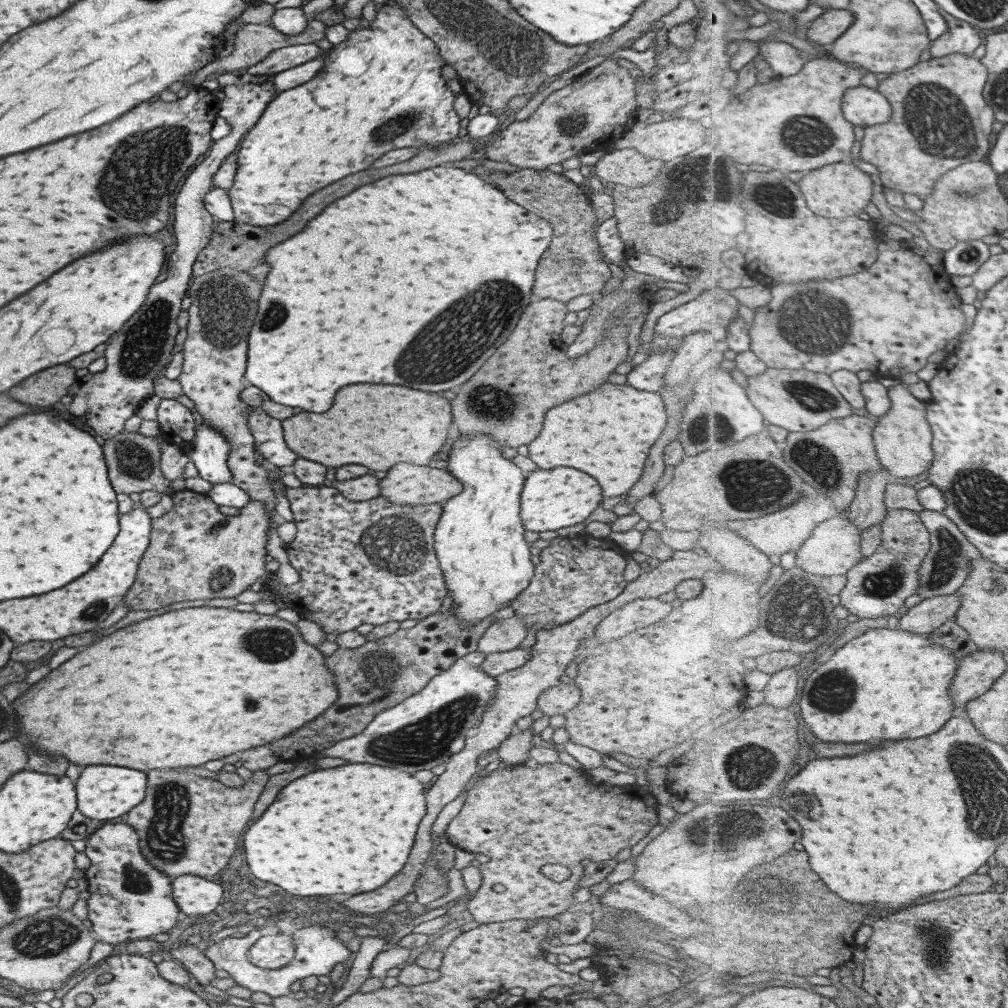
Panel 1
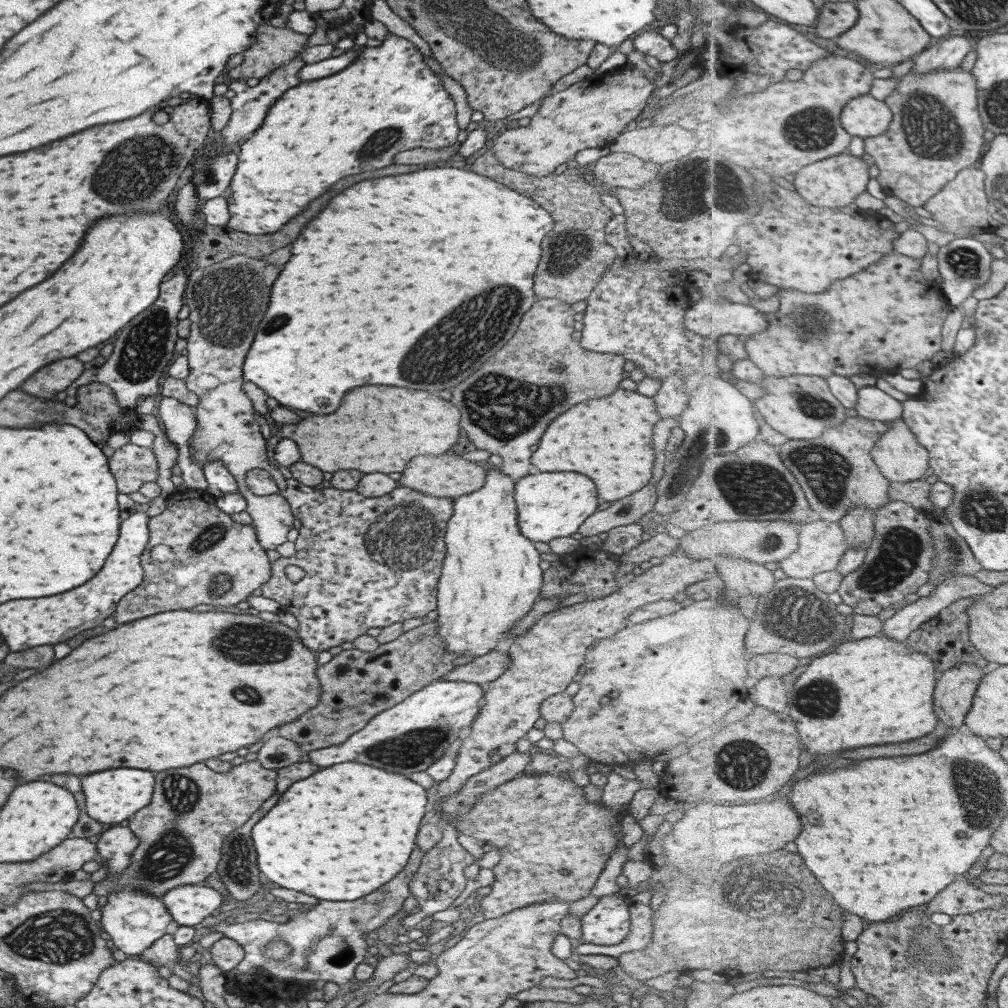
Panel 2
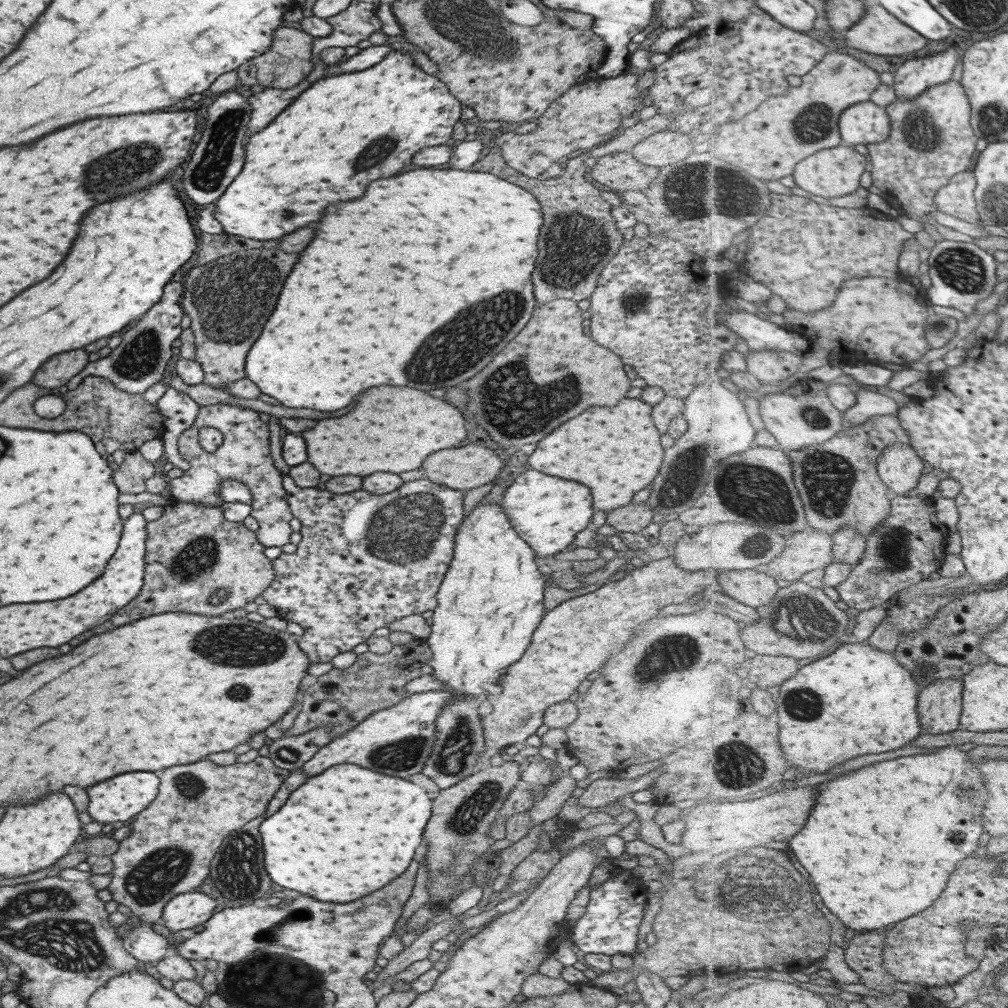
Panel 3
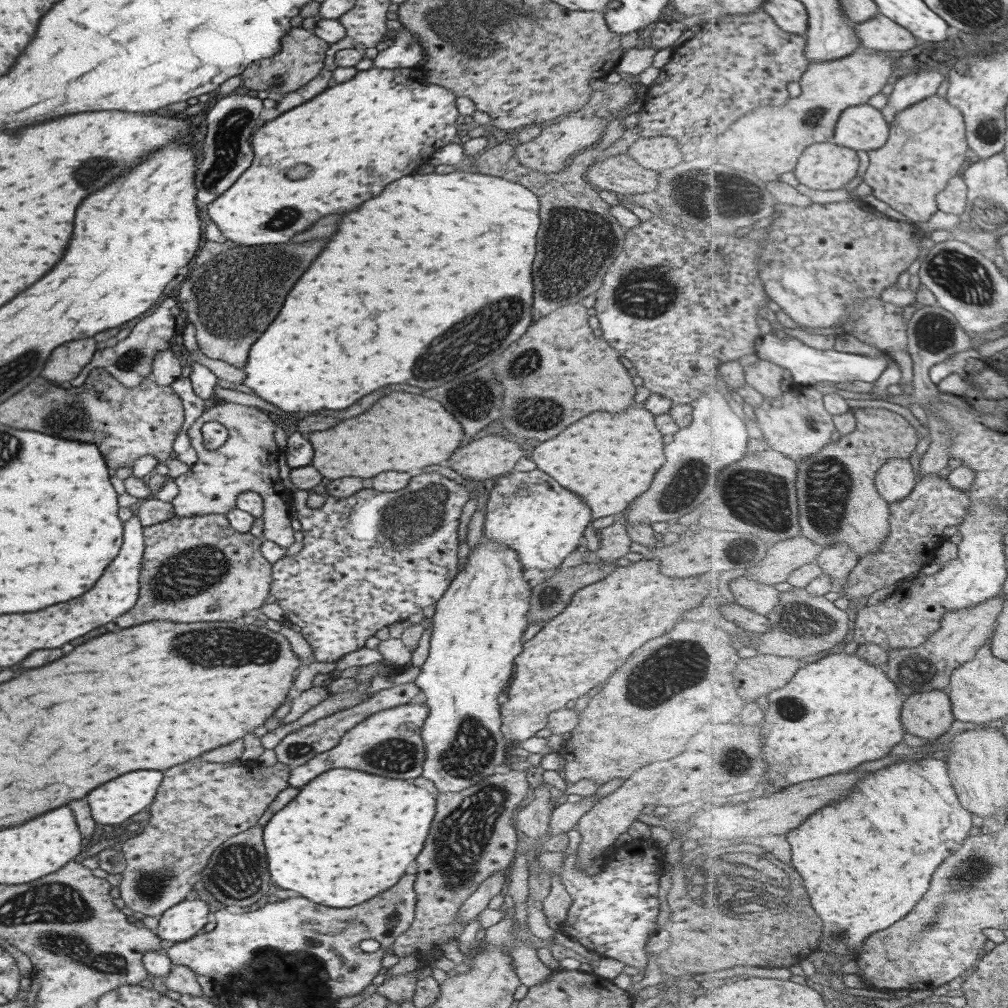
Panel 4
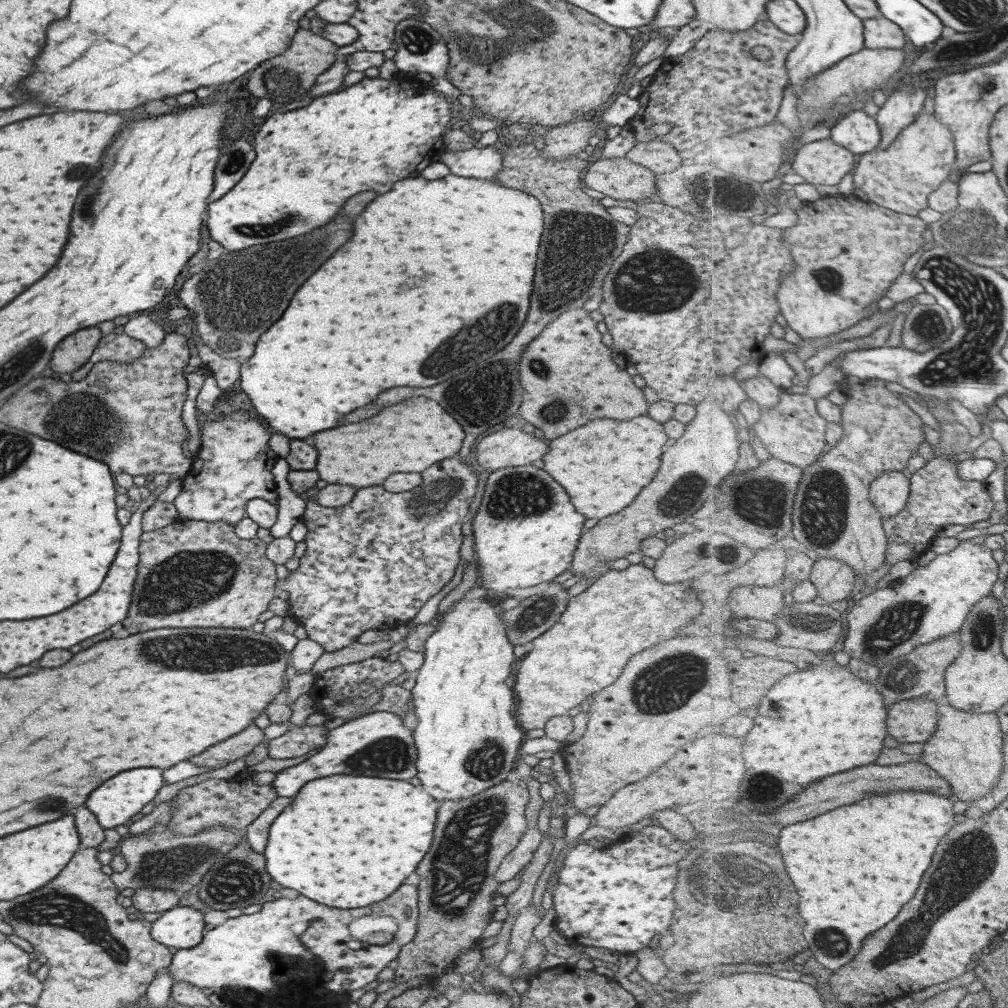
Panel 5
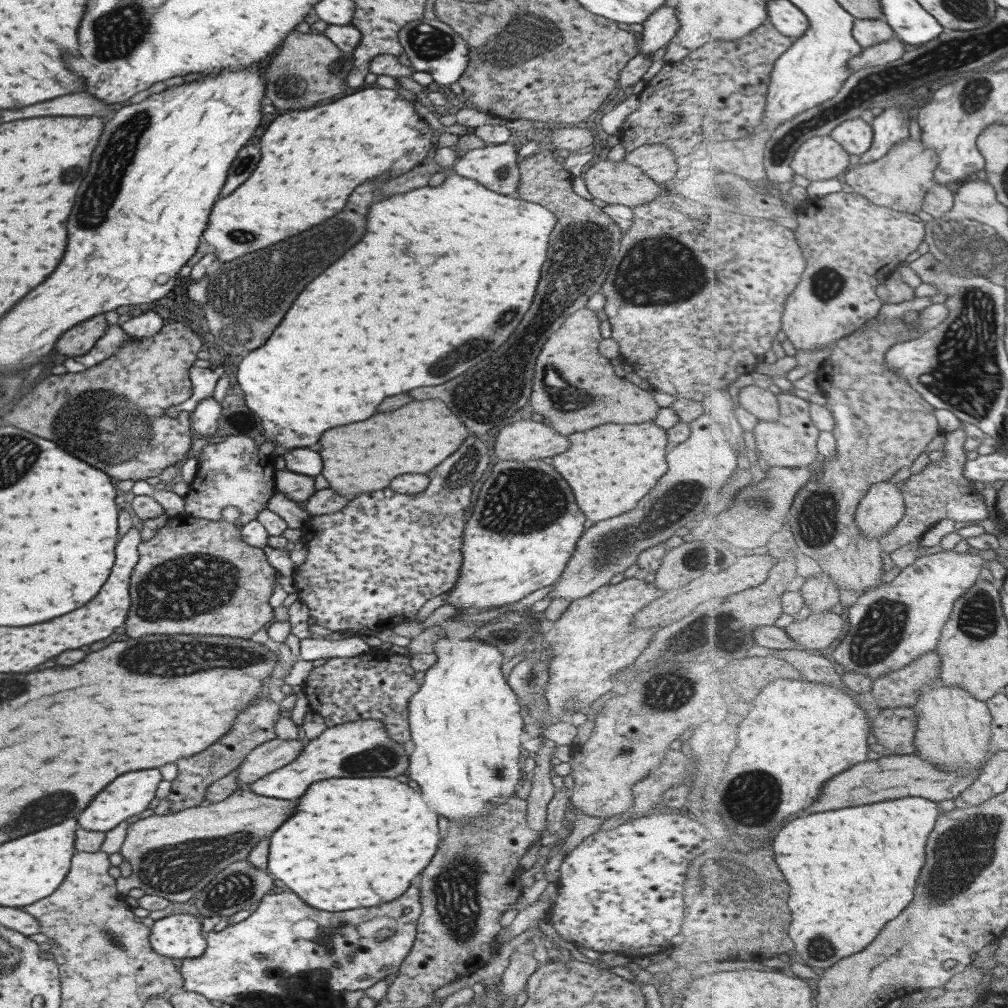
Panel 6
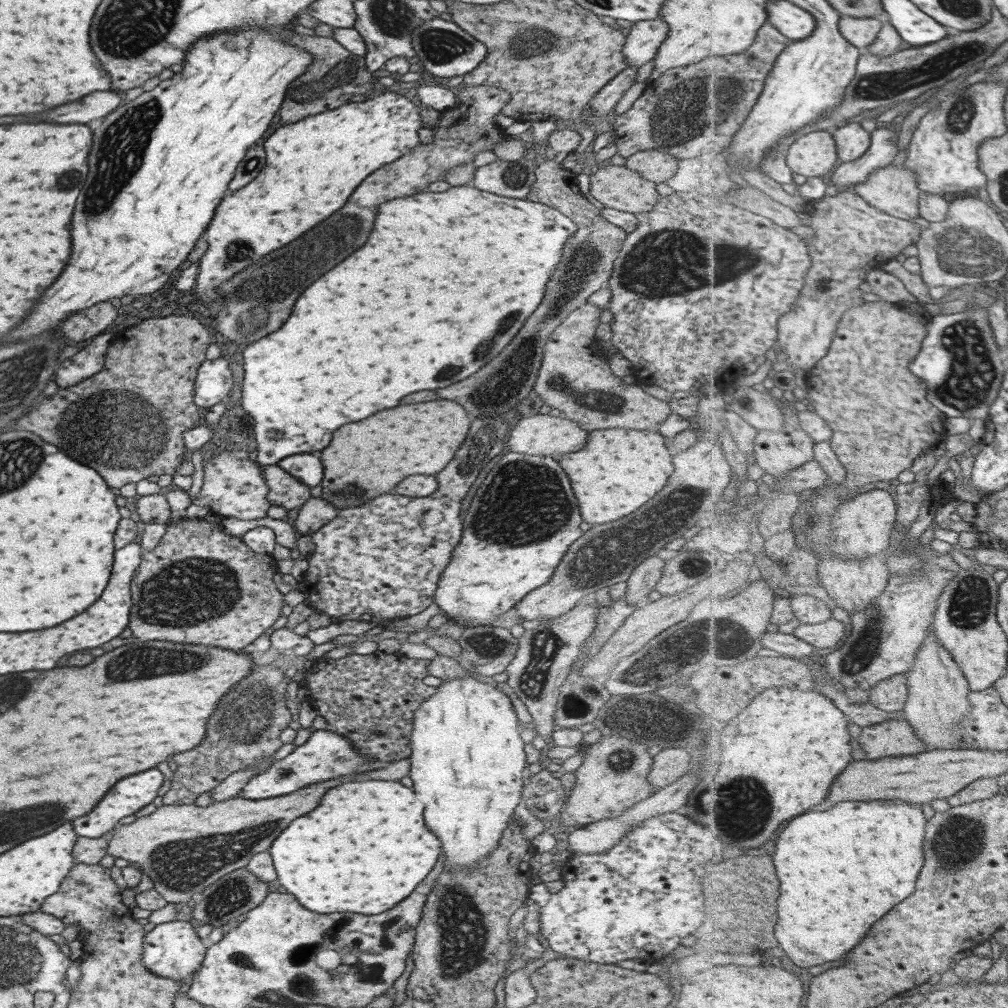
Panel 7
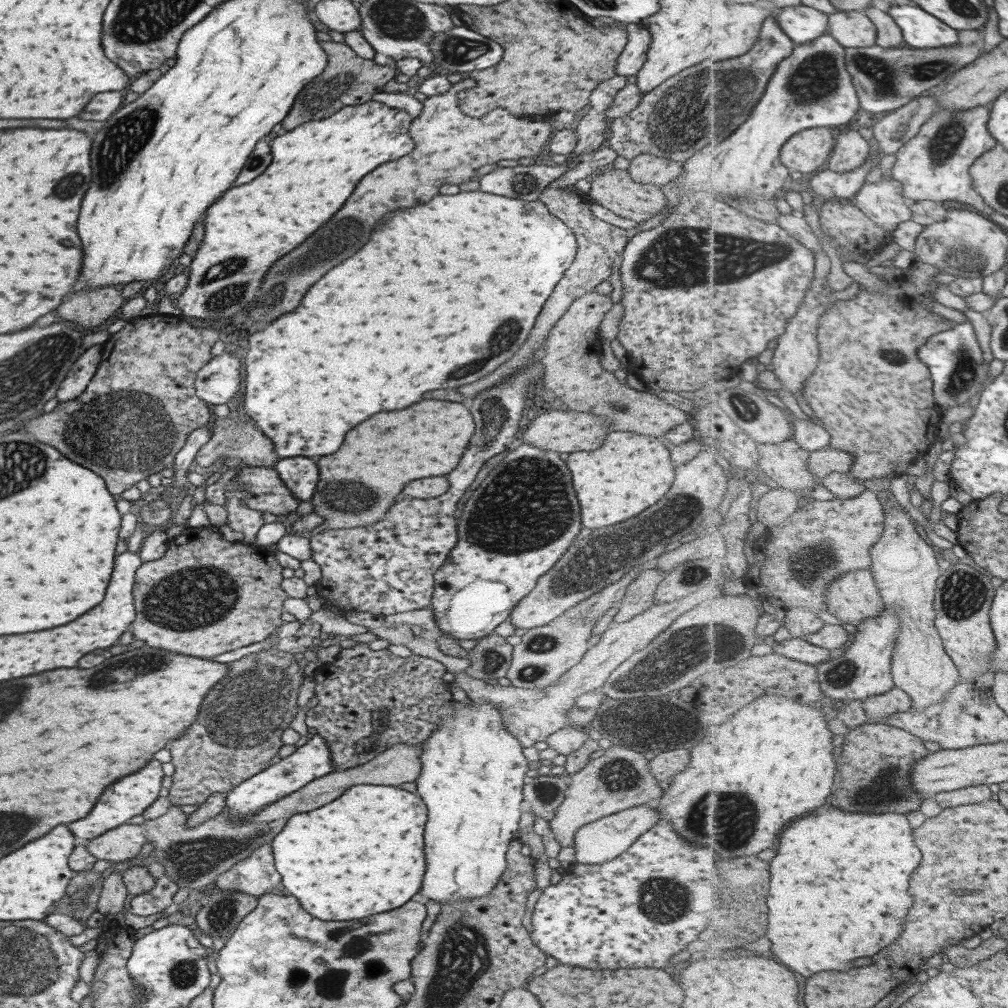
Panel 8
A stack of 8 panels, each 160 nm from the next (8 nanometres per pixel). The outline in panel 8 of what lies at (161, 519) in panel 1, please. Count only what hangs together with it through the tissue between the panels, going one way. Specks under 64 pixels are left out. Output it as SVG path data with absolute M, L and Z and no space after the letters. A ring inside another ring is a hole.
M210 525L199 528L184 526L177 534L170 533L166 551L157 560L142 562L134 572L134 619L130 622L133 639L142 640L151 648L197 658L213 658L263 641L282 625L284 609L281 604L287 598L279 586L282 568L272 555L268 548L226 542L220 538L218 528Z

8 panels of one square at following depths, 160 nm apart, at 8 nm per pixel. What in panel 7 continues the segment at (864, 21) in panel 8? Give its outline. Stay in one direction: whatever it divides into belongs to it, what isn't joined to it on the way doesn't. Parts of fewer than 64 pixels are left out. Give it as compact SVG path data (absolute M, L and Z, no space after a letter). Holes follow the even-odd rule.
M843 15L841 19L842 33L861 50L870 47L882 30L883 20L880 17L859 18Z

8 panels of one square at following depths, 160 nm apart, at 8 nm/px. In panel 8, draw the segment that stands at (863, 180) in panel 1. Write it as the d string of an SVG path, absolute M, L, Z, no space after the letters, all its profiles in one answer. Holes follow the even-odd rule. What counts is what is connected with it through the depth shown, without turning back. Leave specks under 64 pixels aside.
M829 127L807 129L798 132L782 148L782 161L793 171L809 174L829 160L835 145Z

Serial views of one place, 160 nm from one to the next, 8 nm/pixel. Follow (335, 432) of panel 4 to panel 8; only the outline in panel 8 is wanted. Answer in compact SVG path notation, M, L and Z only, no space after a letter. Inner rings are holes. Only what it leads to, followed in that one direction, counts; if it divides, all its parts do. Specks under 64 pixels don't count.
M423 400L413 404L411 408L403 408L397 412L379 412L367 418L363 424L357 424L347 432L337 452L333 452L331 456L321 456L317 460L319 476L315 492L310 498L313 505L312 512L323 517L324 521L313 530L299 534L300 538L309 540L311 535L319 534L323 529L355 529L377 522L393 504L403 484L417 478L441 476L451 472L459 462L471 432L473 432L473 418L469 416L469 410L457 402L441 402L441 400Z

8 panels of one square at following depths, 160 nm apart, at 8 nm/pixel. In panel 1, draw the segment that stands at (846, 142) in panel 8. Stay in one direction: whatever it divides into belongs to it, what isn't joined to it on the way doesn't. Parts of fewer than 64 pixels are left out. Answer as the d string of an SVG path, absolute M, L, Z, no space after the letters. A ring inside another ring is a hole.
M865 85L850 88L844 94L842 109L849 122L864 129L887 122L894 113L892 104L881 91Z

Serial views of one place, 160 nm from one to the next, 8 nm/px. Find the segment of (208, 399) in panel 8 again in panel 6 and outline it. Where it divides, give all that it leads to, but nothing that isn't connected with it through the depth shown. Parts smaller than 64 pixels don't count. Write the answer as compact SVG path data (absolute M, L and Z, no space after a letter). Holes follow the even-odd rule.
M195 359L188 368L188 377L191 383L191 394L188 400L181 404L165 409L164 415L175 418L179 412L193 412L195 405L203 397L212 396L217 379L223 374L223 365L213 365L207 360Z

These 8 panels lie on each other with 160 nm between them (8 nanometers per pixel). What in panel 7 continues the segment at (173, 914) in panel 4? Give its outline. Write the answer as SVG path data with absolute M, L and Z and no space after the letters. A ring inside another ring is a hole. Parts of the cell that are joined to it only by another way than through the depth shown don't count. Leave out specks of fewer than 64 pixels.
M189 921L163 922L144 934L142 940L141 966L160 977L179 981L182 991L189 985L190 978L198 970L204 960L206 942L197 937Z

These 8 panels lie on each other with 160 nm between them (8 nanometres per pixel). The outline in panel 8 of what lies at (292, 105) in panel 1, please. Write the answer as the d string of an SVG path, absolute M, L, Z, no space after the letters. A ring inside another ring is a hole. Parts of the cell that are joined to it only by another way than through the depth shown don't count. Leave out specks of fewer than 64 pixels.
M369 99L363 104L346 106L334 112L327 120L313 120L275 136L269 142L271 164L255 180L241 184L239 188L229 188L217 204L207 208L203 219L205 234L203 242L193 256L189 266L189 282L177 298L177 308L189 318L199 318L207 325L210 321L227 318L241 310L257 292L261 276L265 270L283 254L301 244L311 232L325 224L349 198L355 184L373 168L411 152L414 142L408 135L411 117L407 112L387 107L385 104Z

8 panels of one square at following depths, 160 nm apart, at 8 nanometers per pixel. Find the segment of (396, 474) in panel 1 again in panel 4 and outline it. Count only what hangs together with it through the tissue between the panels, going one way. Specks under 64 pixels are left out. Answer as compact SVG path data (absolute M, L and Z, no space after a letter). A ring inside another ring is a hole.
M499 435L483 436L461 448L457 448L447 466L457 475L469 477L476 482L499 478L513 470L523 455L519 444L509 442Z

